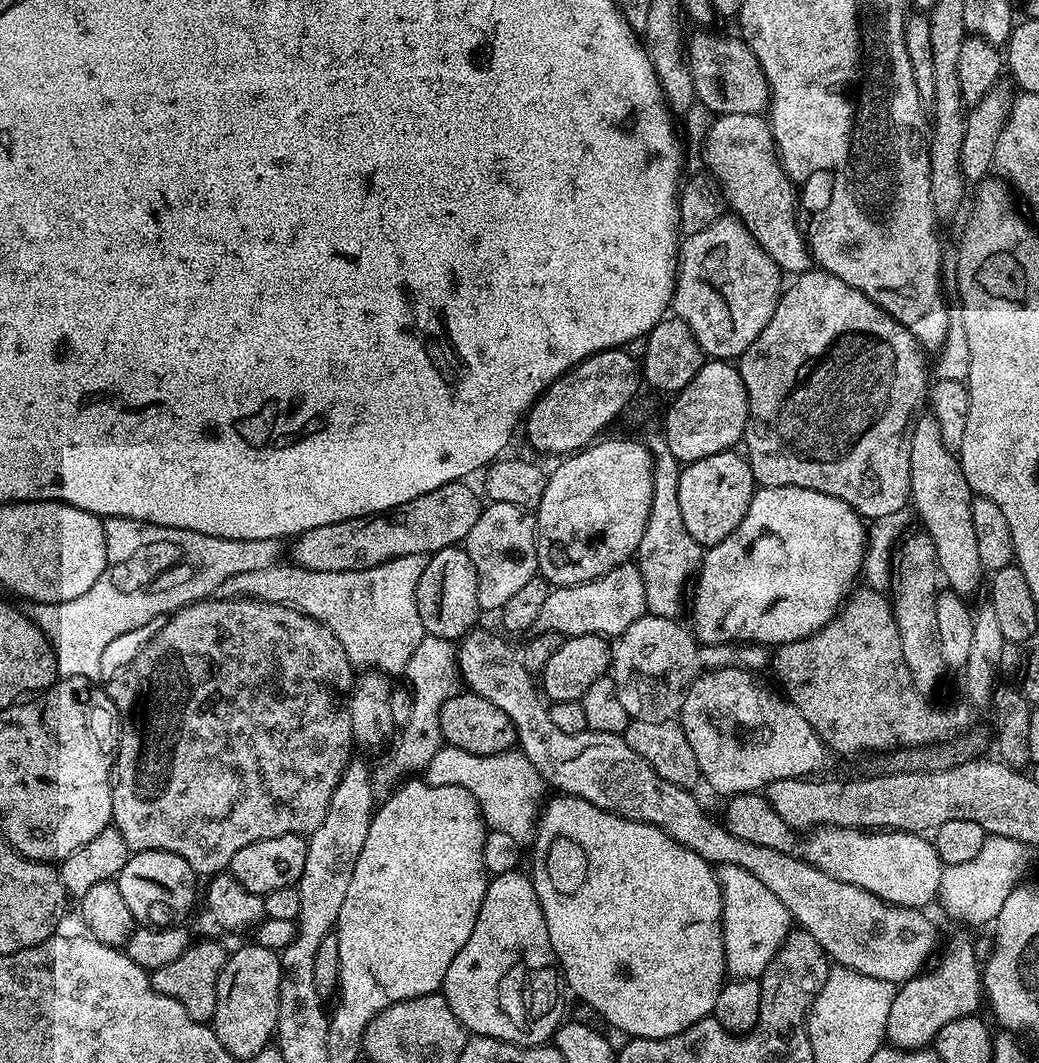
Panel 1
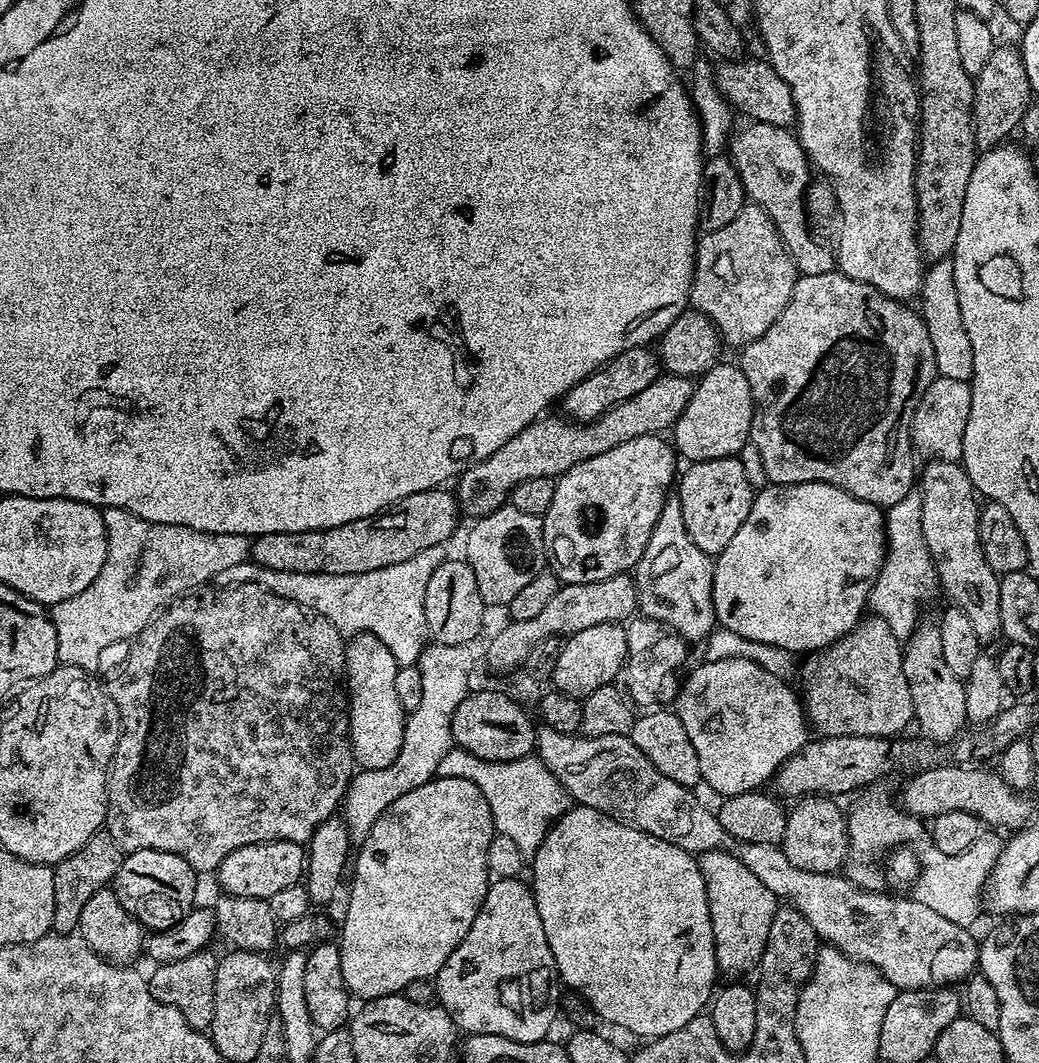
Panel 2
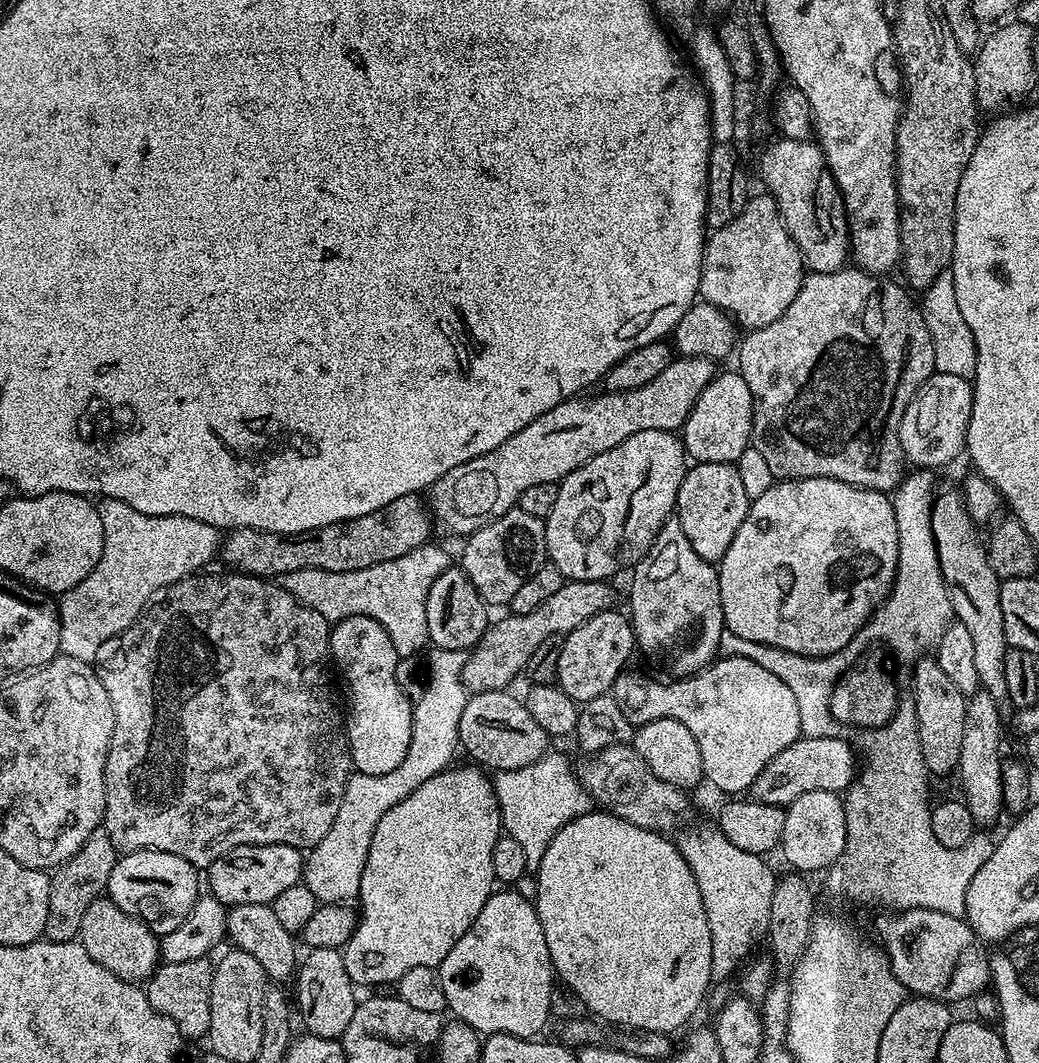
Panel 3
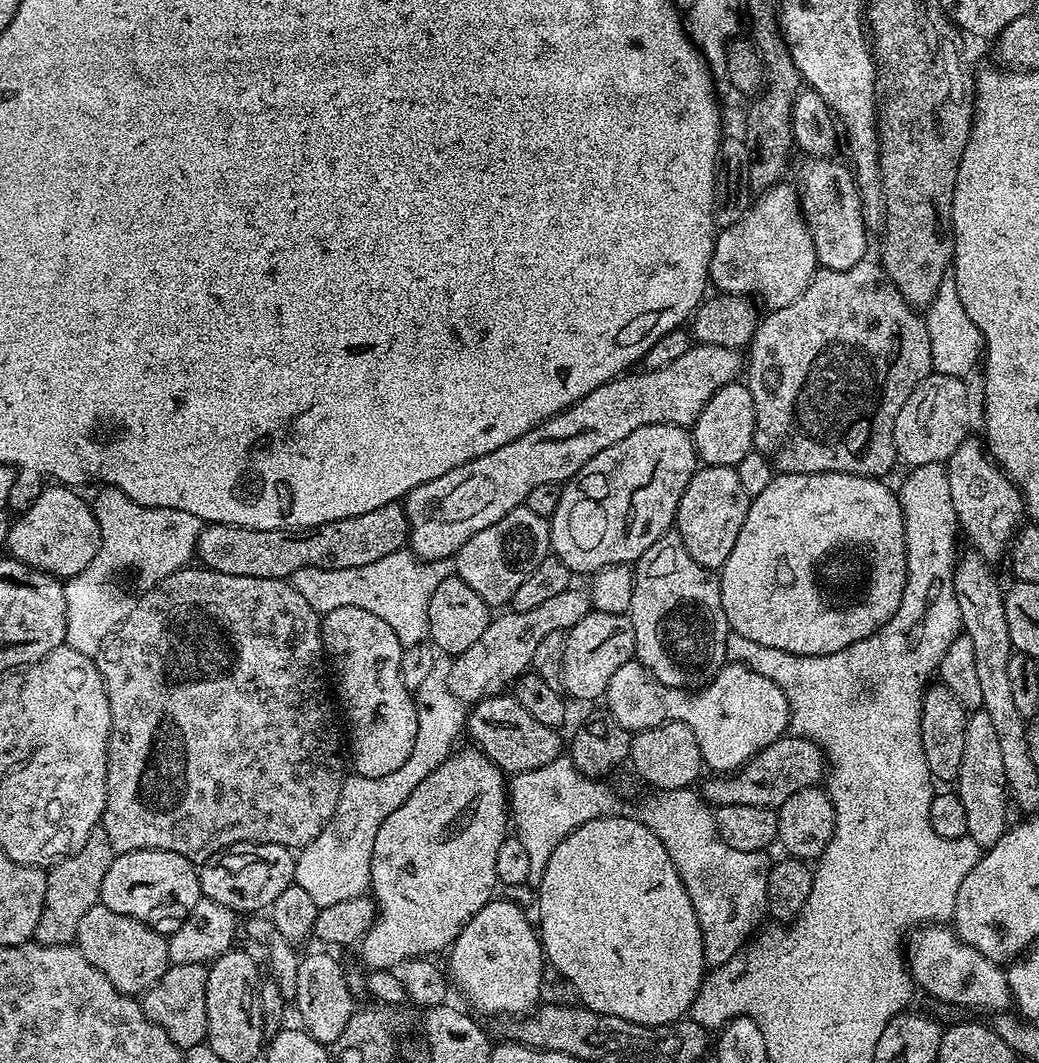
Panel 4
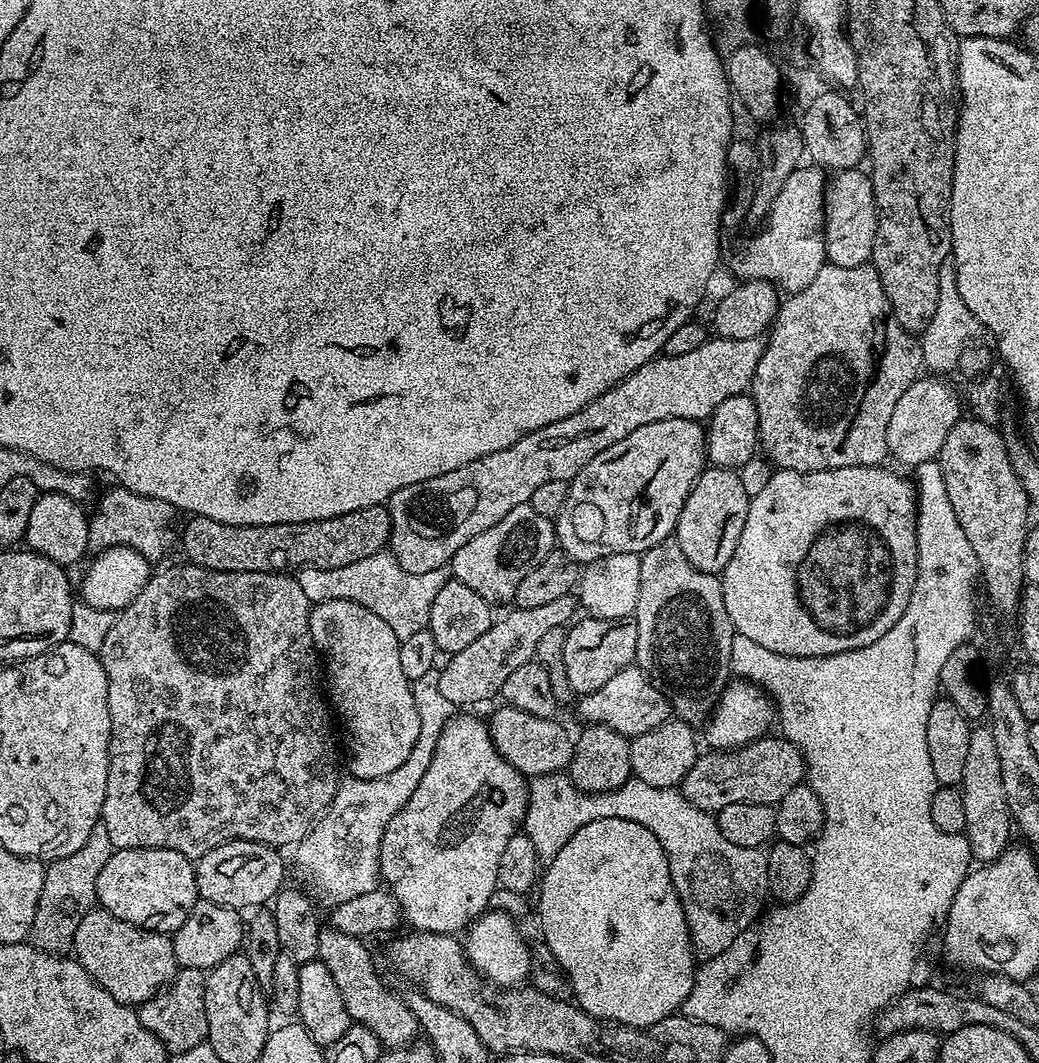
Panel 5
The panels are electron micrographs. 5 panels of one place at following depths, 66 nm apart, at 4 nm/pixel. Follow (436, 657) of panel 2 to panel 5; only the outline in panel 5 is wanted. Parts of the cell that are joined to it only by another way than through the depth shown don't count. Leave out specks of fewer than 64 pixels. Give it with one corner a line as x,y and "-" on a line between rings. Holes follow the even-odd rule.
438,671
422,675
422,678
411,681
411,685
414,702
418,706
420,729
418,742
414,742
414,750
410,750
410,758
406,758
398,770
382,774
382,778
363,780
357,776
348,776
341,779
330,806
324,809
312,829
295,845
297,866
304,871
305,878
322,895
329,896
332,902
358,898
358,894
370,894
370,890
381,883
382,834
386,834
390,818
394,818
394,814
398,814
398,810
410,802
410,794
414,794
418,782
422,782
434,758
438,734
454,715
454,706
446,702
442,690
438,690

